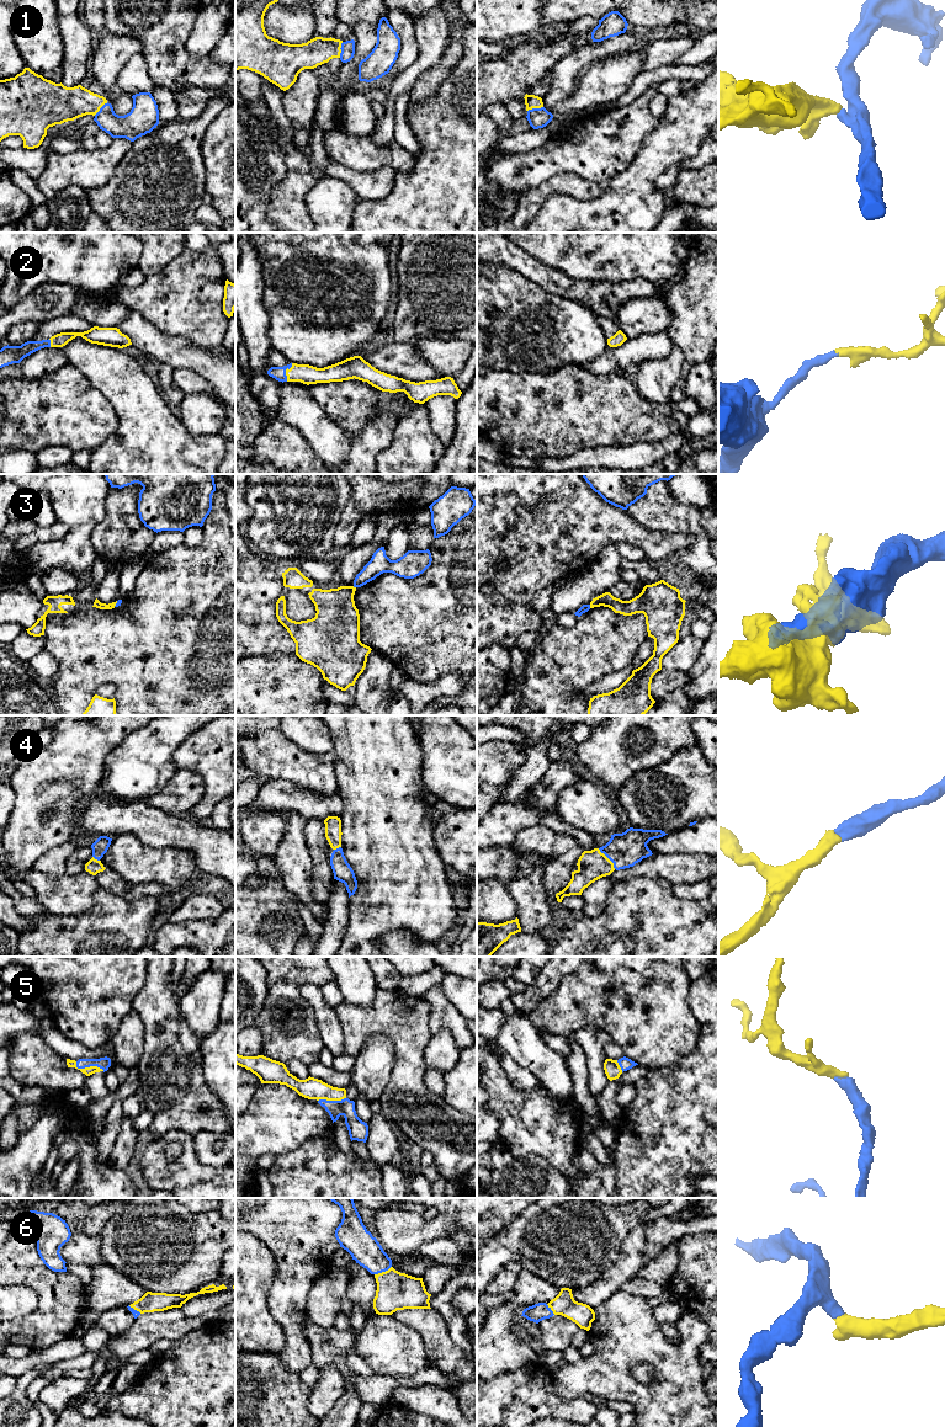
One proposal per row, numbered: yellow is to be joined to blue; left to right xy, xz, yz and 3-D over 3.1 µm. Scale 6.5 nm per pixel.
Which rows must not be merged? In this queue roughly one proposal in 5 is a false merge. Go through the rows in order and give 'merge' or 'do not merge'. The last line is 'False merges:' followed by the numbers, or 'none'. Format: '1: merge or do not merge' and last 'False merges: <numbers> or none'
1: merge
2: merge
3: do not merge
4: merge
5: merge
6: merge
False merges: 3

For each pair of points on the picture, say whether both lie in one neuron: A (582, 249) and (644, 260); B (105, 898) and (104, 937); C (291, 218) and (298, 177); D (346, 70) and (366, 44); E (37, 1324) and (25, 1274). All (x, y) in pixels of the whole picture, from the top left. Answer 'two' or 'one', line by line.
A: one
B: one
C: one
D: one
E: one

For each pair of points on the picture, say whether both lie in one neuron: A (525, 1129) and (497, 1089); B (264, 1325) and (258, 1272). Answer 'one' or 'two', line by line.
A: one
B: one

